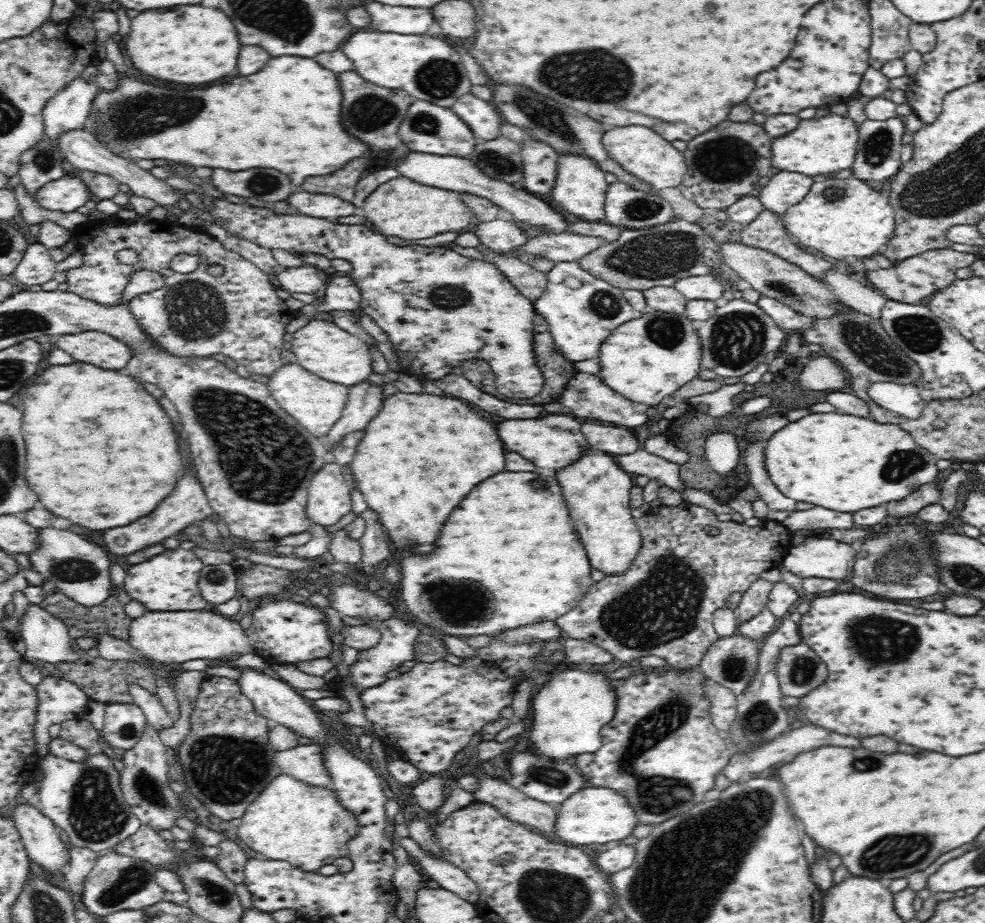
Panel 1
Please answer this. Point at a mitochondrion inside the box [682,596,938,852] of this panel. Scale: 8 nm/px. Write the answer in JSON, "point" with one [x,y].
{"point":[877,640]}

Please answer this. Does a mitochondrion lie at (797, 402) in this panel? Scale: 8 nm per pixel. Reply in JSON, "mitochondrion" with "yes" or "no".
{"mitochondrion":"no"}

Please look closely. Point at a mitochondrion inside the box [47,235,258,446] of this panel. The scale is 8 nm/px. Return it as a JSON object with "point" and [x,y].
{"point":[195,312]}

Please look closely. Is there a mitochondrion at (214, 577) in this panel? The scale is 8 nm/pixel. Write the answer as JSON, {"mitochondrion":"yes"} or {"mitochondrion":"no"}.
{"mitochondrion":"yes"}

